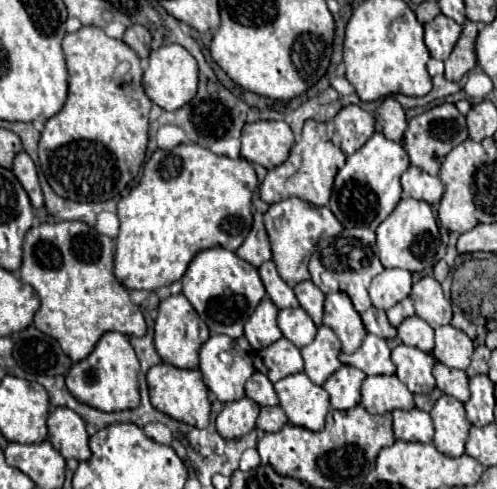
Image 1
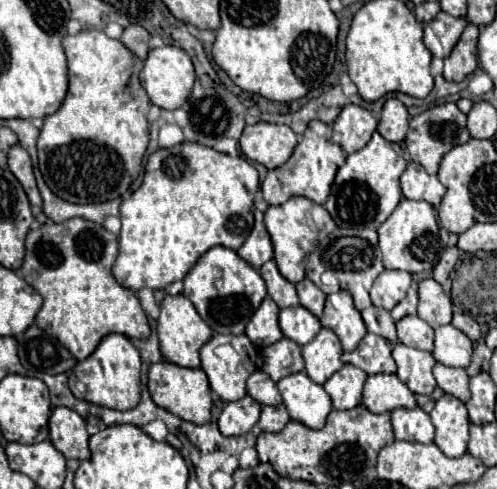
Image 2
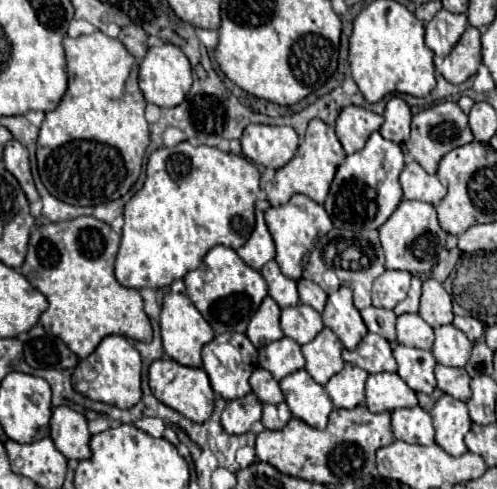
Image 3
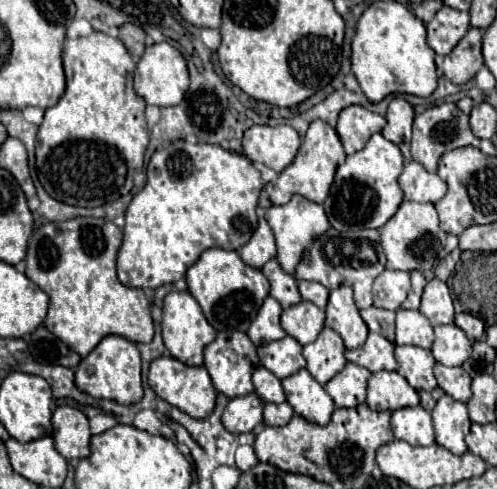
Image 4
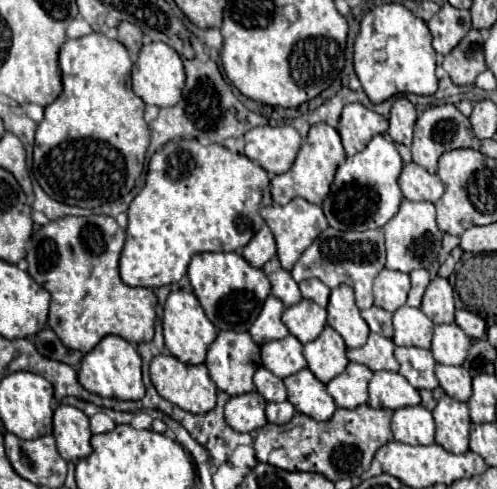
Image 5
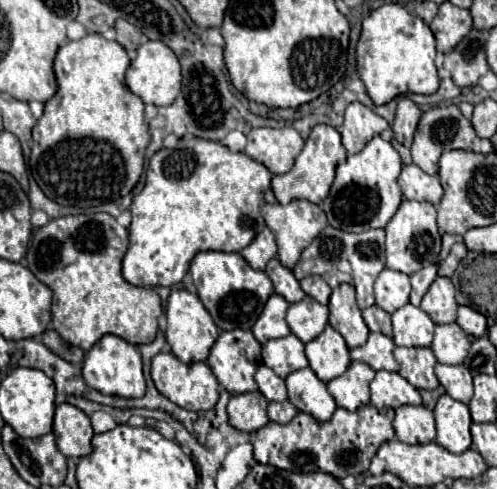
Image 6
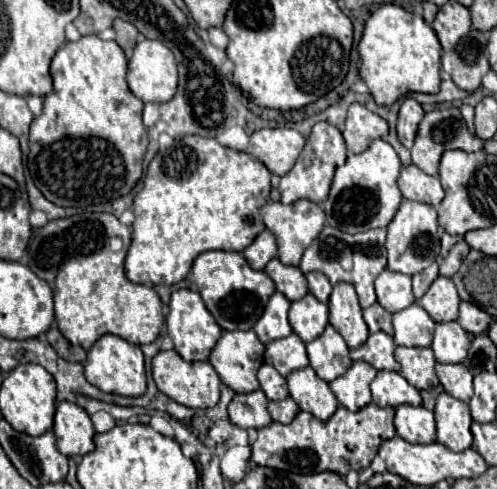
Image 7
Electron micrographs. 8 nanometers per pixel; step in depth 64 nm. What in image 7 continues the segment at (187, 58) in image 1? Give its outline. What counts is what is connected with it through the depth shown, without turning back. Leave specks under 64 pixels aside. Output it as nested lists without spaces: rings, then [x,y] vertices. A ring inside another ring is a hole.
[[[142,40],[128,60],[128,86],[142,102],[168,102],[176,94],[178,70],[172,50],[160,40]]]

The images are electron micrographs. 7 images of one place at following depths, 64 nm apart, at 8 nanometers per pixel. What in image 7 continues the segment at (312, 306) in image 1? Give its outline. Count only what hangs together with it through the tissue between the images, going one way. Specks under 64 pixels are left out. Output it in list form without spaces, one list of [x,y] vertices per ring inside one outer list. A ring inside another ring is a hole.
[[[308,272],[306,280],[308,280],[310,294],[314,294],[320,302],[326,304],[328,298],[330,298],[330,292],[332,292],[332,284],[330,284],[330,280],[328,280],[322,272]]]

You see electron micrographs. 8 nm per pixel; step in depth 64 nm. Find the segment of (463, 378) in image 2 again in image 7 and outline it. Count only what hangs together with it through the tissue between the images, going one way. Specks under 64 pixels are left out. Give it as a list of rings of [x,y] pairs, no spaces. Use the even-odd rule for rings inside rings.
[[[436,364],[436,374],[450,396],[462,402],[472,398],[472,374],[464,364]]]

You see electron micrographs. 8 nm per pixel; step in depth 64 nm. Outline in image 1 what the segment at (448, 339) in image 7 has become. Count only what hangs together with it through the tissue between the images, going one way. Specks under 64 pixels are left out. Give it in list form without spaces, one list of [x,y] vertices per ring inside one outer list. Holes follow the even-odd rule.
[[[440,326],[436,330],[436,346],[434,346],[434,358],[450,368],[466,370],[470,364],[470,356],[474,352],[472,340],[454,326]]]

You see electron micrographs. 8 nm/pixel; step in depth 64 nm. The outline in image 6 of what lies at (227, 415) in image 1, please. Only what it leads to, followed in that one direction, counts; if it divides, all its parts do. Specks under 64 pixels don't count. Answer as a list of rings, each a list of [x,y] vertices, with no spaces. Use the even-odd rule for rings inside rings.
[[[258,390],[246,392],[246,394],[236,394],[228,402],[230,424],[244,432],[258,430],[268,424],[266,406],[268,406],[268,400]]]

